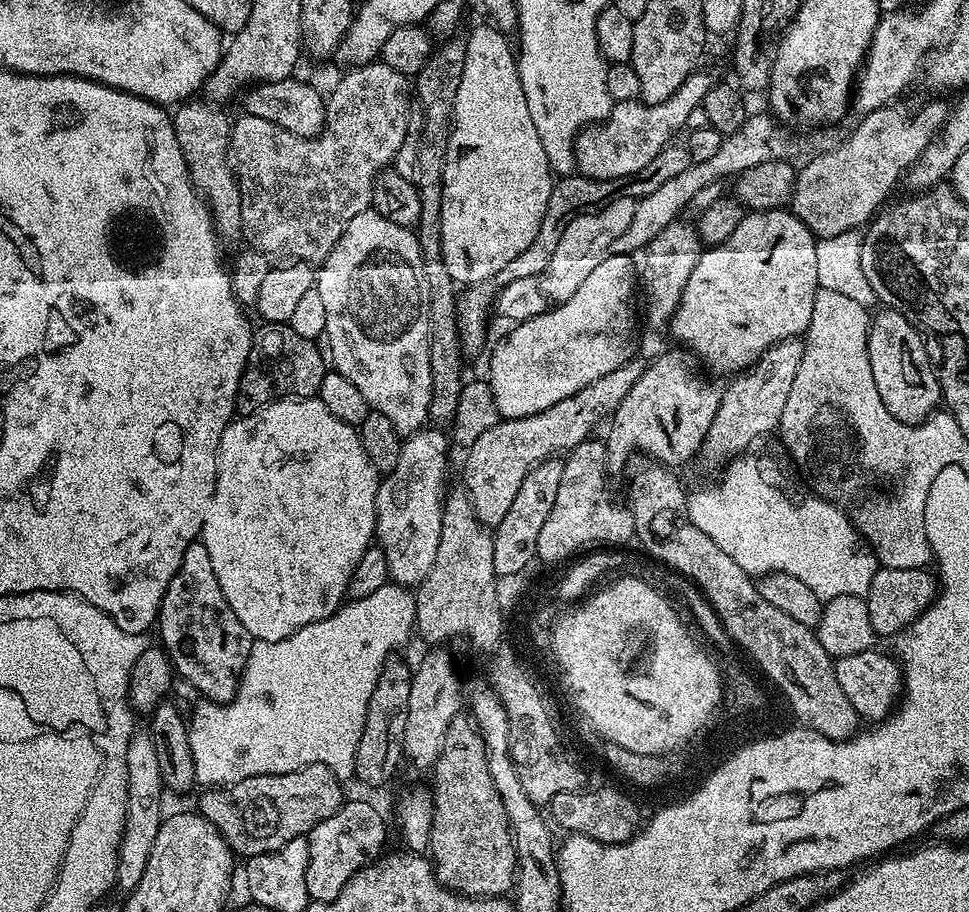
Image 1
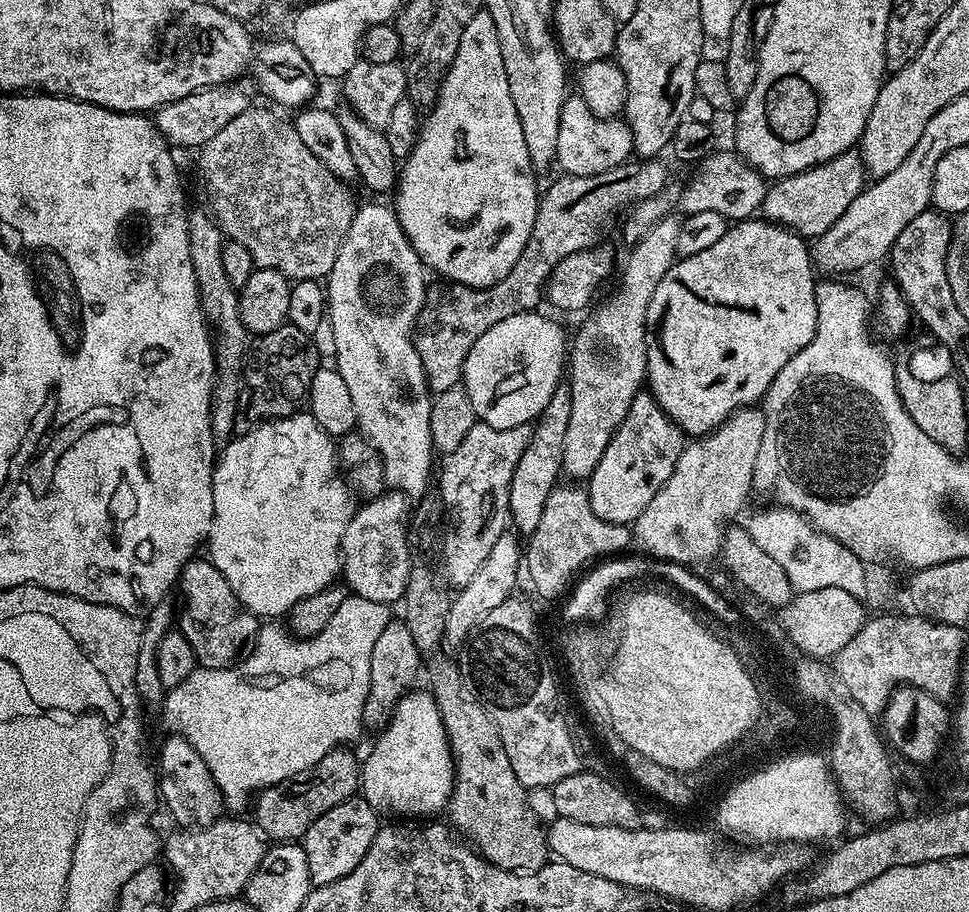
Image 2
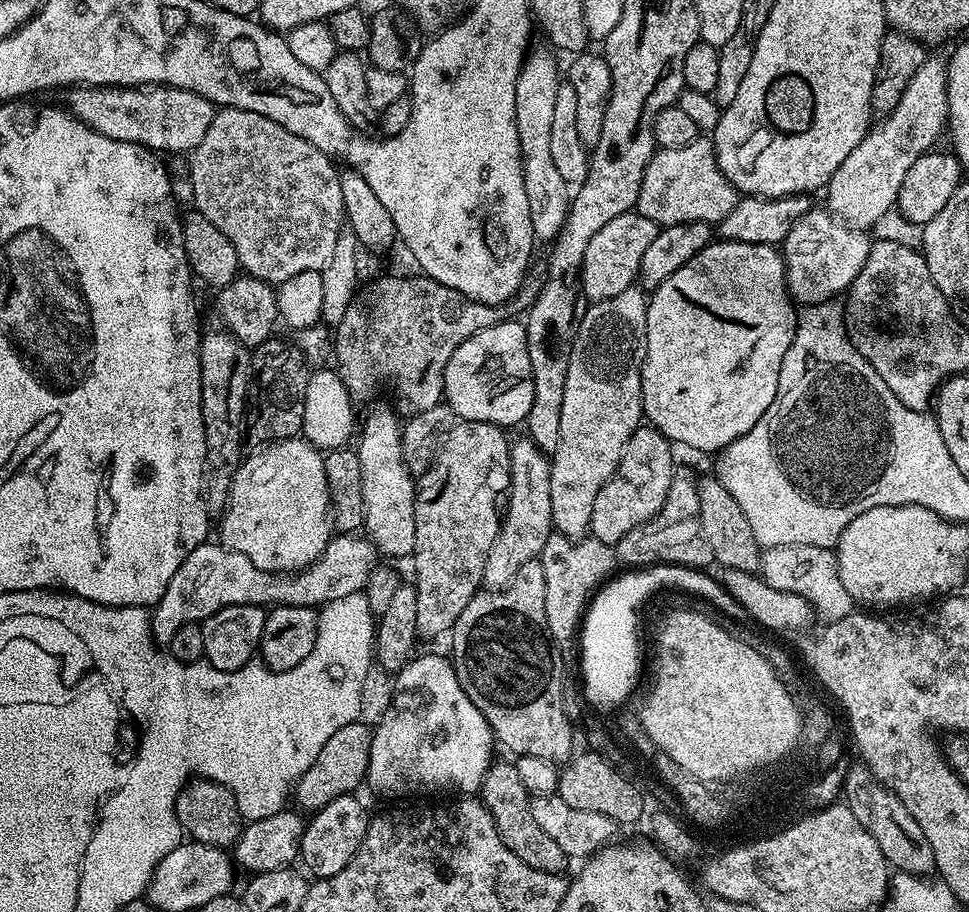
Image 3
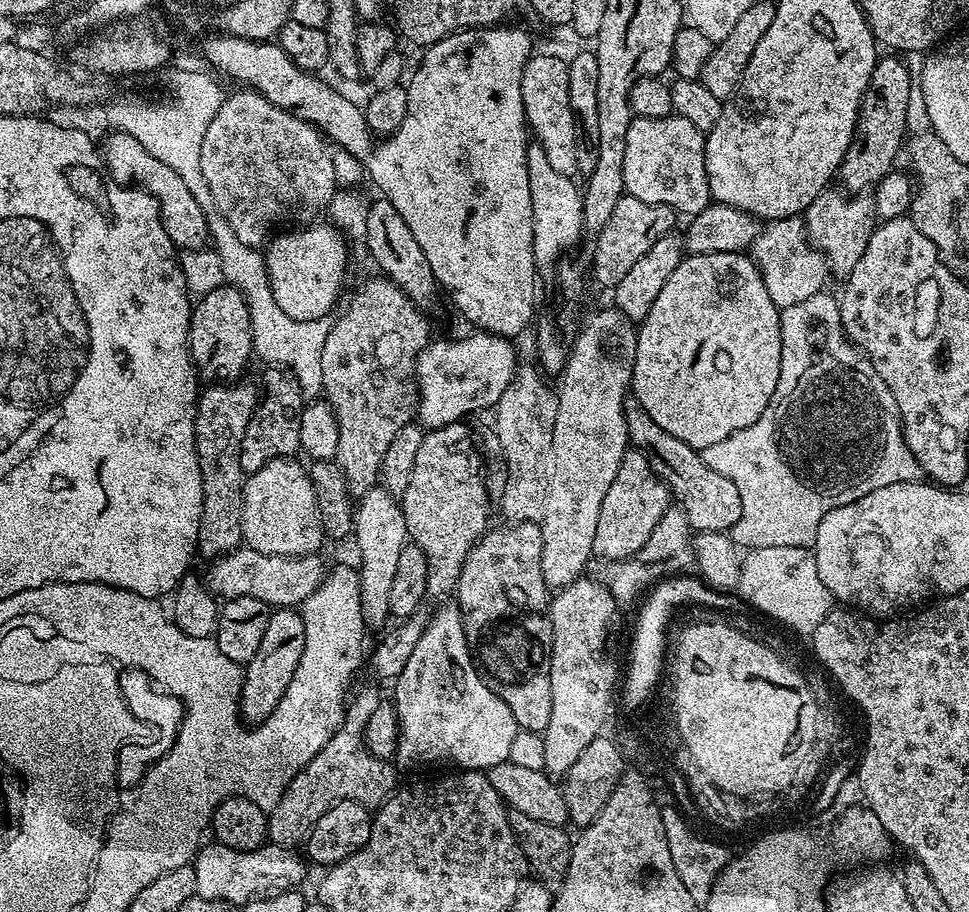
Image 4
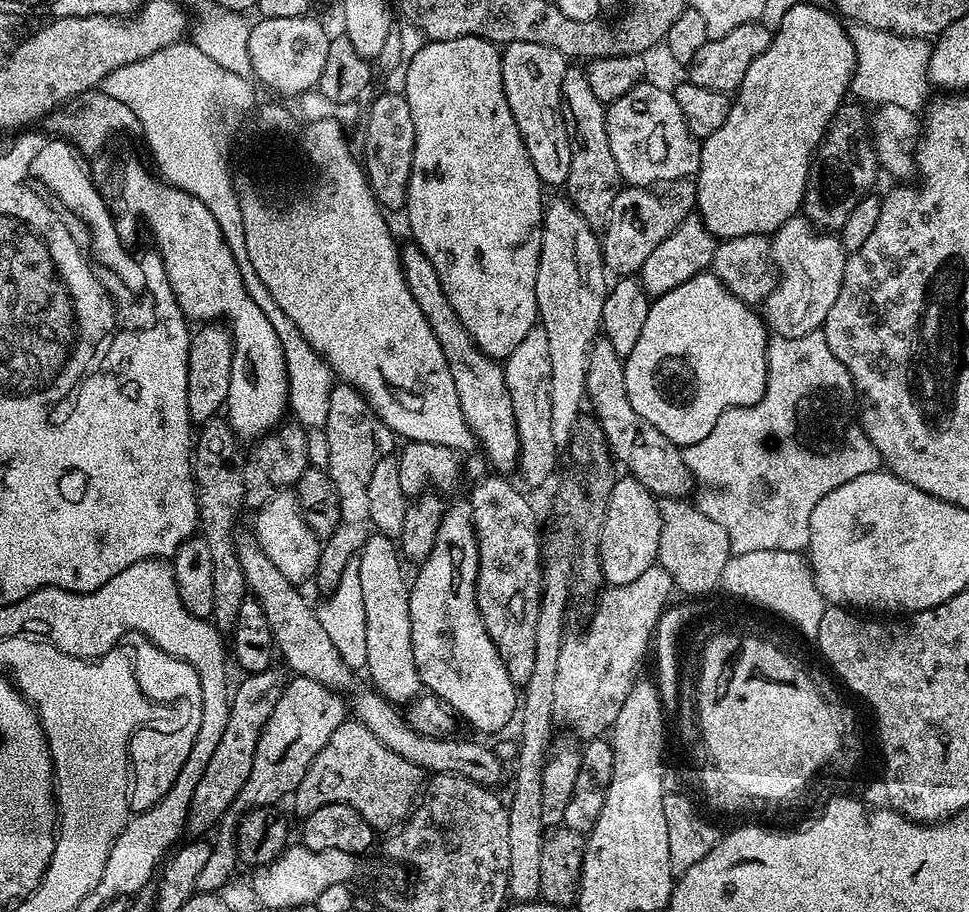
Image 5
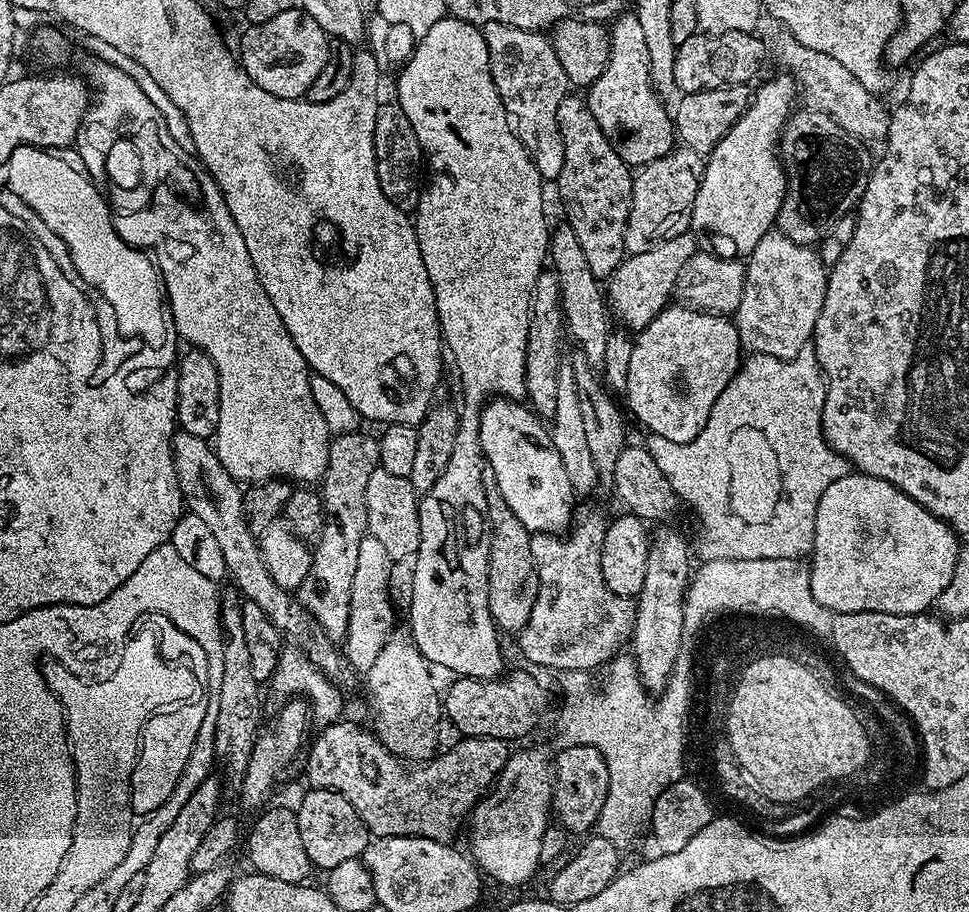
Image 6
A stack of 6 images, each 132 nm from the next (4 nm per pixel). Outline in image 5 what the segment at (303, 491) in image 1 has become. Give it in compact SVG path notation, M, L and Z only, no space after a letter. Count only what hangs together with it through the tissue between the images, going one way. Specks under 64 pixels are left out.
M285 490L274 494L274 498L270 498L270 502L263 504L255 516L254 535L262 546L266 558L270 558L274 566L278 566L280 573L286 574L291 584L304 586L307 580L309 583L318 570L322 542L314 534L314 530L306 526L302 518L302 510L296 501L295 491Z

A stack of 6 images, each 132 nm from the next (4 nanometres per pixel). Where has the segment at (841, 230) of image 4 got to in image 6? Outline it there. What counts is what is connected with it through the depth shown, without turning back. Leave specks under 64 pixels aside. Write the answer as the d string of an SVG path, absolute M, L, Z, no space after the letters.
M775 230L767 232L762 242L758 242L758 246L754 246L754 250L746 258L742 300L738 302L734 313L741 349L749 353L765 352L783 360L797 356L803 348L809 347L813 337L812 331L818 322L818 314L822 314L822 302L826 298L827 285L828 268L815 247L790 242L786 234Z

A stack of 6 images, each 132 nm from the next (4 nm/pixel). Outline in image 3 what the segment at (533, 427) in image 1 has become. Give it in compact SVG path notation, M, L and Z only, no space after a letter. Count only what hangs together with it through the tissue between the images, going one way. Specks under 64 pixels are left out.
M460 420L443 437L440 450L432 460L432 464L416 480L416 497L414 498L414 550L410 557L411 563L416 563L416 593L418 594L418 622L416 623L417 637L432 640L435 636L447 637L452 631L454 622L458 622L458 614L466 610L466 602L470 602L481 591L484 582L484 567L486 558L490 554L490 546L494 546L494 538L500 533L502 513L508 503L508 490L512 486L510 474L510 436L498 424L490 422L474 422L473 420Z

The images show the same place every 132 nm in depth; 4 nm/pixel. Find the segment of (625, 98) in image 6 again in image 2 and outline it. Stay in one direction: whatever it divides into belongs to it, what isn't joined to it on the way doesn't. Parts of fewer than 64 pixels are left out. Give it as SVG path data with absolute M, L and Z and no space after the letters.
M713 151L712 155L695 169L695 172L696 177L685 186L684 193L678 196L681 213L693 216L702 214L702 210L714 210L714 214L722 214L729 222L739 222L753 219L760 212L769 185L765 177L761 176L758 170L750 167L745 160L741 160L735 151Z

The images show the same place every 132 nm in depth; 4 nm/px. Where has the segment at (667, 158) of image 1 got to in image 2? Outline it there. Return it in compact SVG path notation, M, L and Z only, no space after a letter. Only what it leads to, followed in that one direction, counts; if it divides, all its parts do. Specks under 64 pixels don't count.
M640 158L635 162L629 162L627 164L619 164L614 170L606 170L602 174L594 176L566 176L563 174L557 175L557 180L547 189L543 189L540 197L540 205L536 211L536 217L534 218L534 230L530 230L530 238L526 242L526 250L522 250L522 254L518 254L518 262L514 262L514 270L510 270L510 274L506 274L506 278L502 278L494 286L489 288L471 288L465 284L453 284L451 282L445 283L445 288L433 287L429 291L428 299L424 302L424 309L420 312L420 316L416 320L417 329L414 333L414 339L416 341L416 349L418 354L424 360L424 369L426 370L426 378L428 379L428 387L433 393L441 392L442 390L450 390L457 387L461 383L464 374L464 363L466 362L466 356L470 354L470 346L474 346L474 342L478 342L478 338L482 338L482 334L486 334L486 330L490 330L490 326L495 326L497 322L502 322L502 318L510 318L510 314L522 314L523 312L531 312L541 307L542 301L546 296L546 289L548 287L548 279L550 274L554 270L554 266L558 266L558 262L562 262L562 258L570 258L570 254L574 254L578 250L589 247L593 243L592 240L596 236L596 231L607 222L611 216L616 215L622 208L623 210L629 209L633 204L637 204L646 198L654 198L659 192L665 191L669 187L668 185L668 168L663 164L663 159L660 158Z

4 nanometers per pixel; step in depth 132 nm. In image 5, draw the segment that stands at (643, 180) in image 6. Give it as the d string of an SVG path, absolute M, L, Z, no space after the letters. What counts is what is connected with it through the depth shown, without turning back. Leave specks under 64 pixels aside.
M691 179L675 180L673 184L661 187L659 190L655 187L621 187L618 198L614 198L614 206L608 215L608 223L602 228L602 251L605 269L616 278L635 277L639 273L642 262L646 262L646 258L650 258L650 254L654 254L654 246L658 246L670 233L675 232L676 227L686 217L693 215L695 208L696 186Z

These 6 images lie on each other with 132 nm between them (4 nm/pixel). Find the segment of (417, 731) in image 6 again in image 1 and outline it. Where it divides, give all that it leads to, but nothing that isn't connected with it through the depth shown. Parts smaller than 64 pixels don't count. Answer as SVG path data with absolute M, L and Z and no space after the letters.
M371 210L350 218L350 222L344 227L344 233L338 238L334 250L330 250L328 257L319 265L316 273L316 286L318 294L322 294L322 303L326 309L326 330L324 336L326 343L332 351L330 361L335 371L341 372L366 398L369 409L373 412L386 414L390 422L394 422L394 430L400 432L401 437L407 438L413 432L419 432L429 423L428 411L430 410L430 398L432 387L430 386L430 346L428 345L428 319L430 318L430 286L426 286L426 270L422 270L422 258L420 257L420 243L416 240L415 231L412 228L403 228L386 218L382 214Z

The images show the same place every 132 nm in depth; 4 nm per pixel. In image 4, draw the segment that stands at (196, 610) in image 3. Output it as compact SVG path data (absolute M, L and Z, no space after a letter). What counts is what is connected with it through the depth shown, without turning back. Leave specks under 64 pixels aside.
M241 546L235 552L213 559L206 575L206 587L213 596L221 601L234 598L258 598L258 602L266 602L273 609L296 608L303 605L314 590L323 582L326 575L323 555L310 556L275 556L262 554L258 550Z

